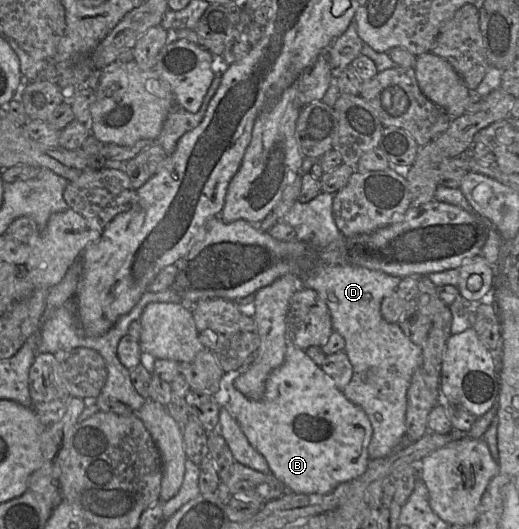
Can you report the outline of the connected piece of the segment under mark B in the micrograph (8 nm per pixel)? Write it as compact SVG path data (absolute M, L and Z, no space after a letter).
M291 343L287 344L284 362L275 368L267 377L262 399L250 399L238 391L234 387L234 384L231 384L229 388L229 402L227 404L227 410L230 412L231 416L236 419L251 445L264 456L271 473L285 485L287 488L286 492L328 494L338 485L361 476L365 472L369 463L370 458L368 454L368 446L372 438L373 429L367 414L361 407L352 403L345 397L343 391L333 383L319 365L307 356L305 350L299 349Z

